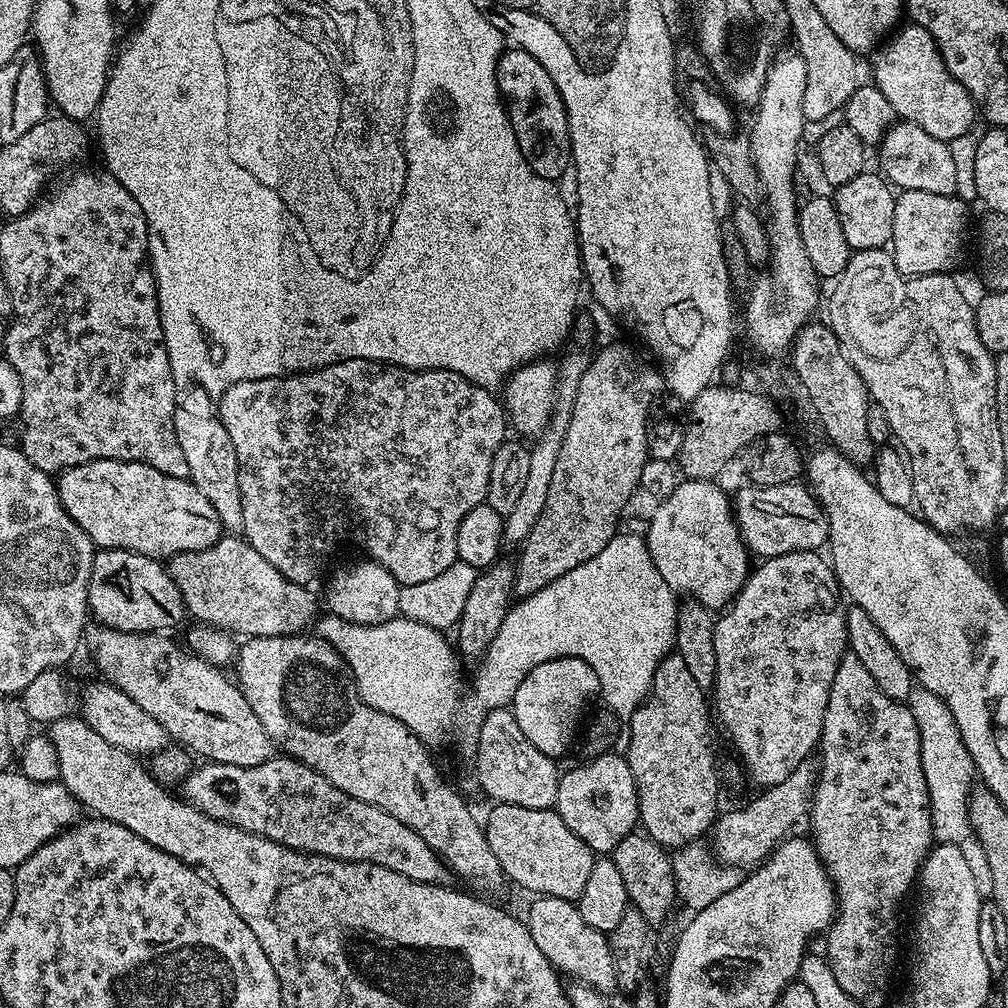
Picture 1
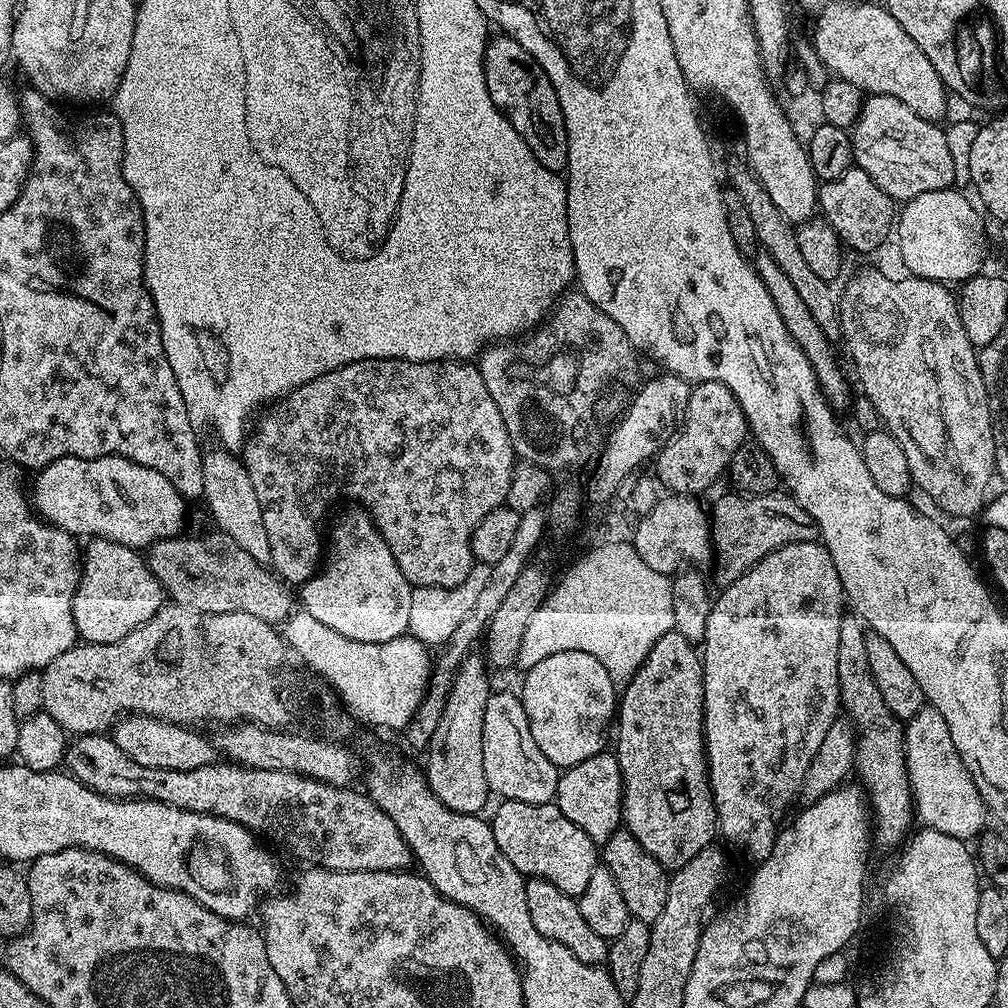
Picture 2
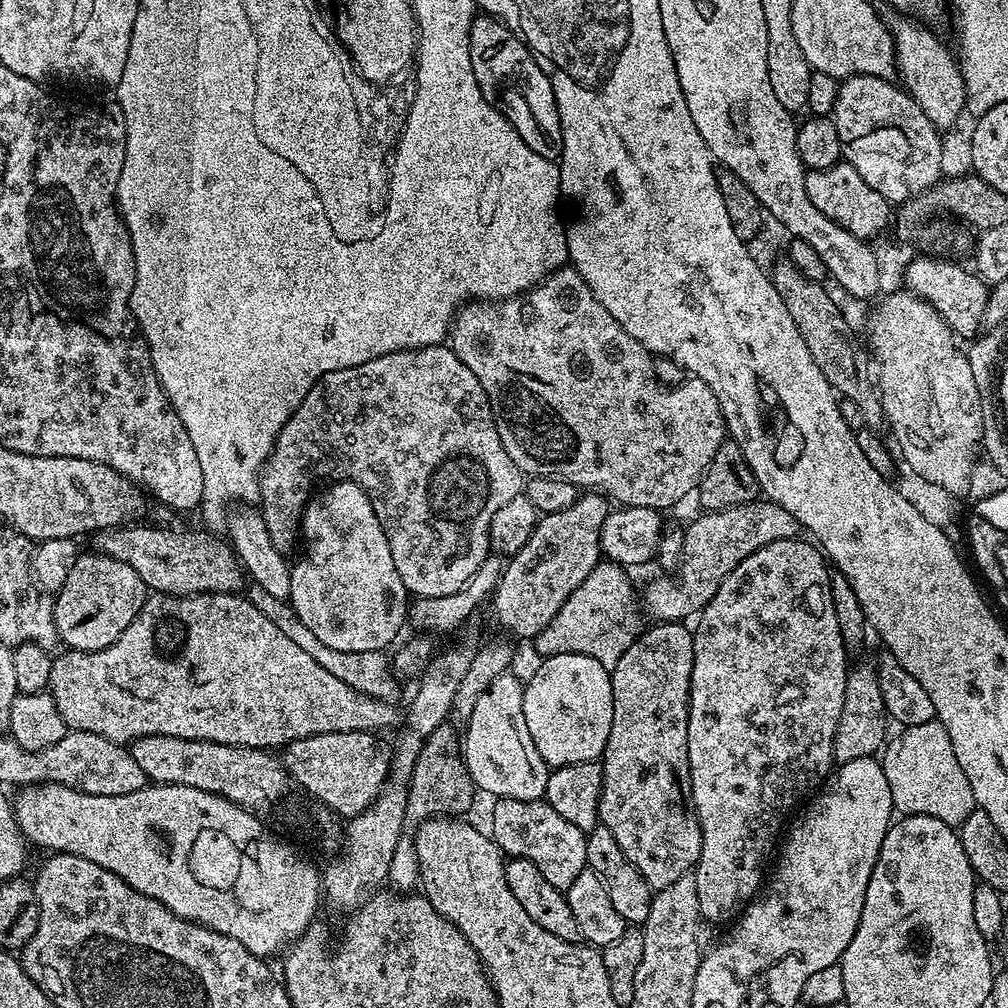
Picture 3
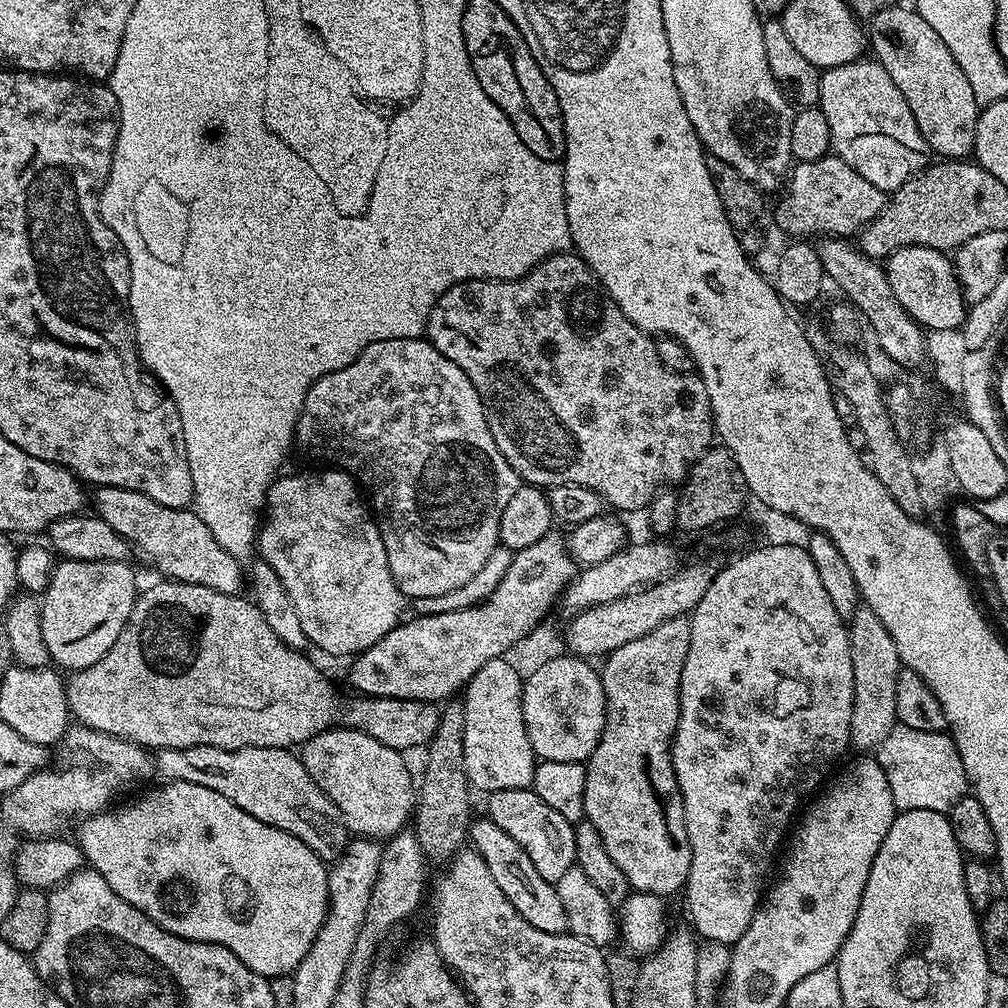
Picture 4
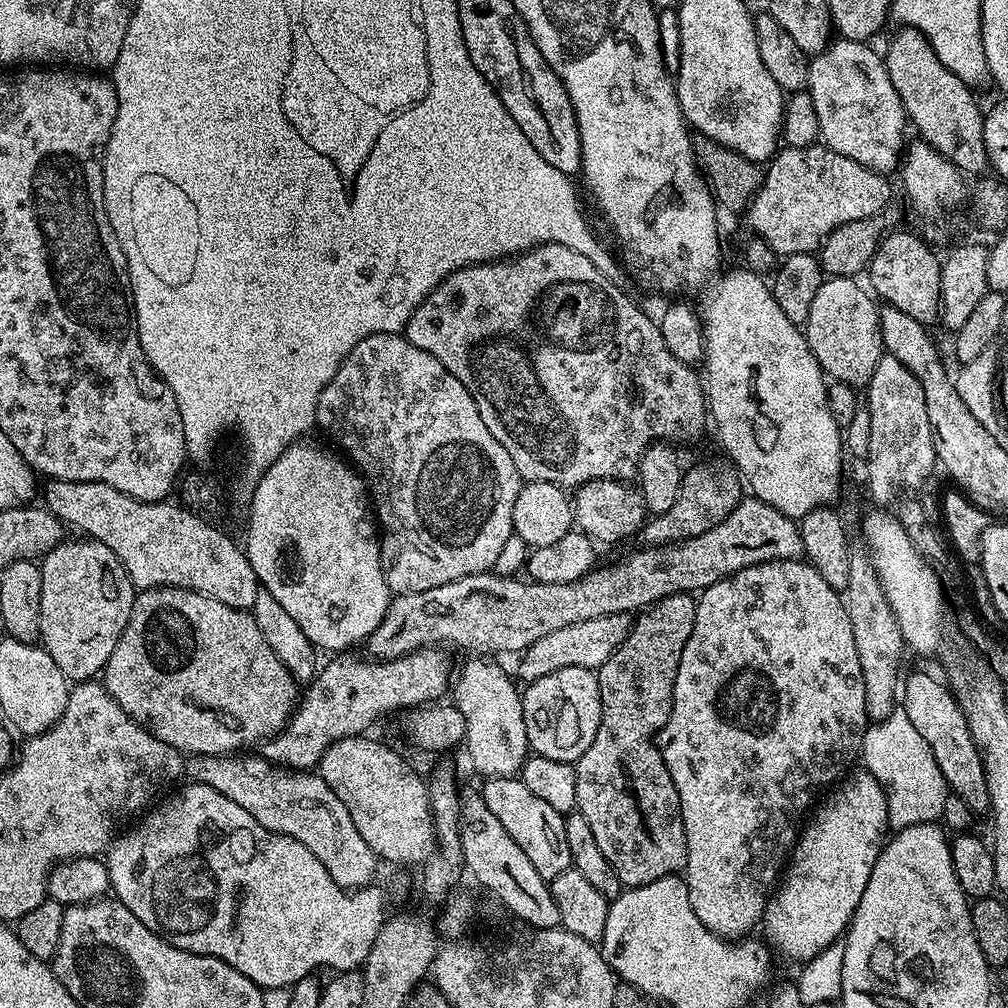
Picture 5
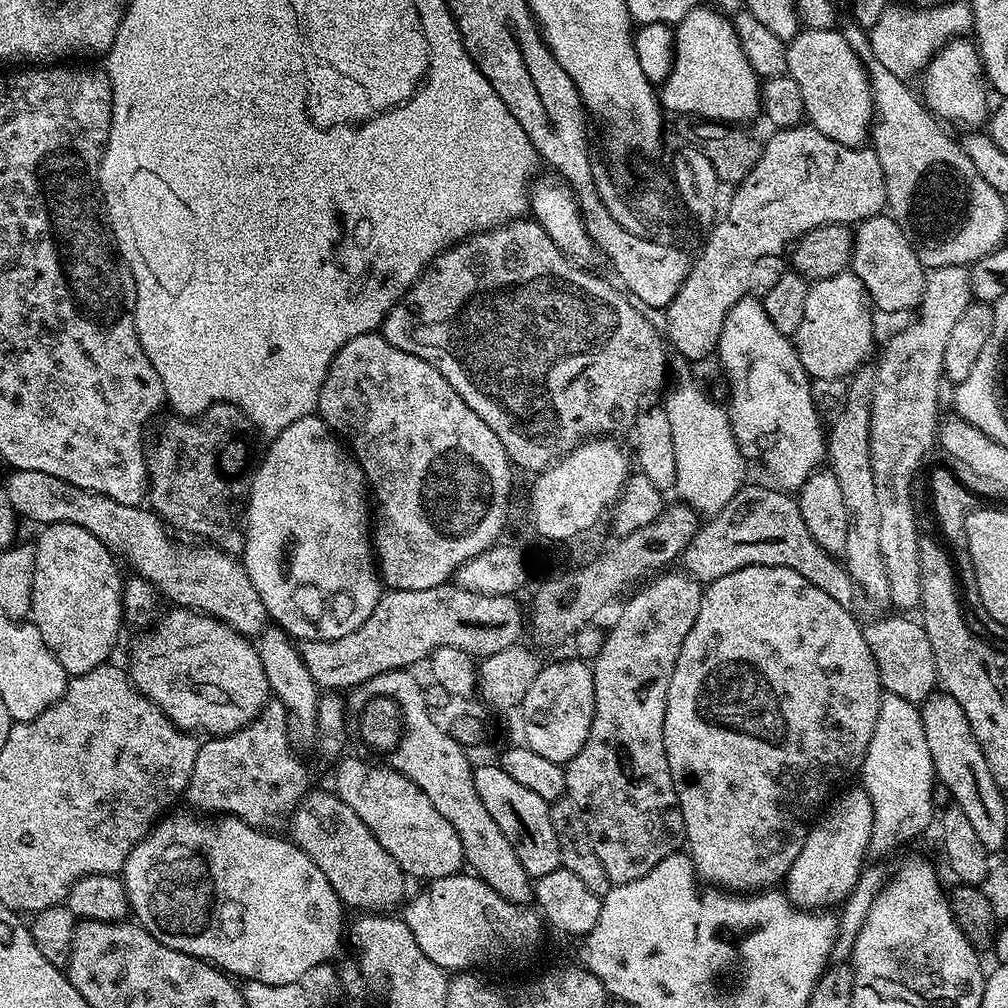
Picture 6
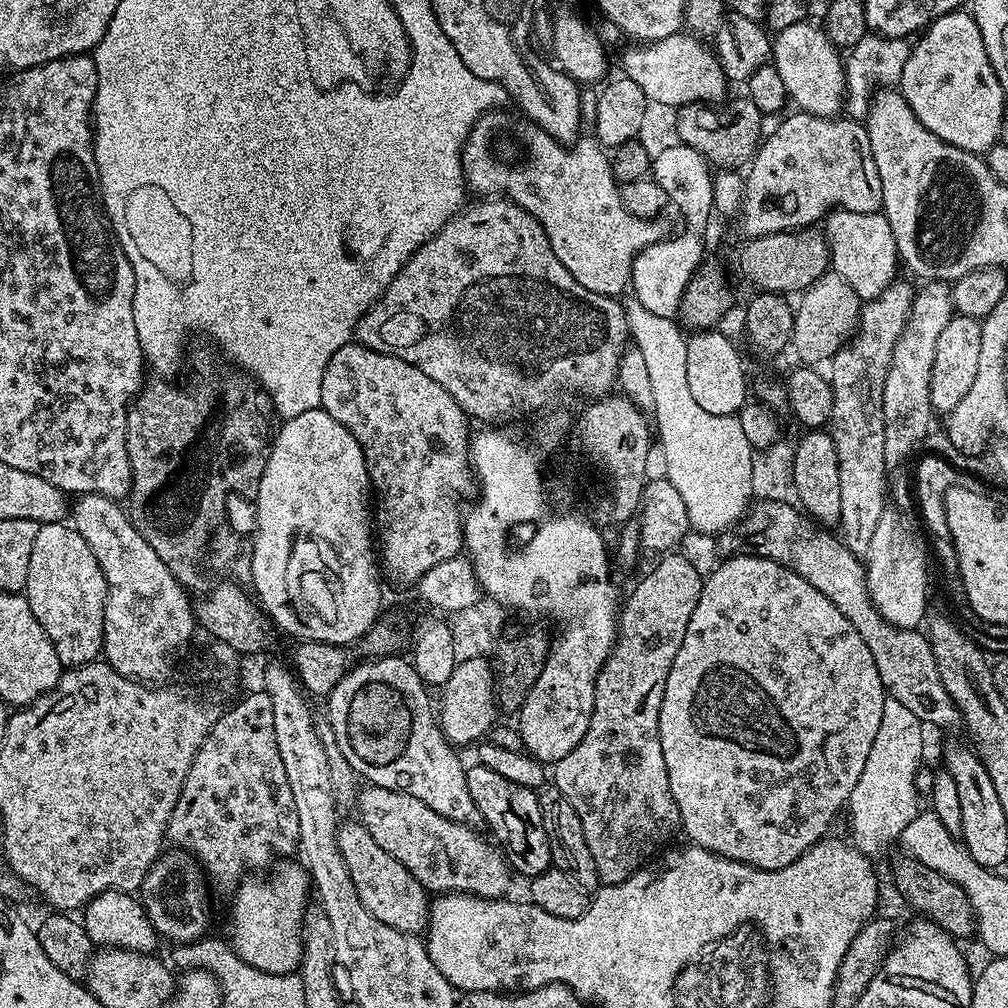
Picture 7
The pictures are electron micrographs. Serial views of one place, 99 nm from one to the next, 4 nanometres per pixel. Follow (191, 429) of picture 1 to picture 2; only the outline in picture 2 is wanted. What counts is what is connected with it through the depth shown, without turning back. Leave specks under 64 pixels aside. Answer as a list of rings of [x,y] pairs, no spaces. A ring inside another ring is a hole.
[[[227,450],[205,451],[203,453],[204,465],[202,466],[202,486],[204,494],[203,503],[208,503],[208,512],[219,531],[224,532],[250,558],[254,558],[260,564],[271,565],[270,542],[266,539],[266,530],[262,526],[262,512],[258,506],[258,494],[254,494],[254,482],[250,482],[248,472],[244,469],[244,461],[239,455]]]

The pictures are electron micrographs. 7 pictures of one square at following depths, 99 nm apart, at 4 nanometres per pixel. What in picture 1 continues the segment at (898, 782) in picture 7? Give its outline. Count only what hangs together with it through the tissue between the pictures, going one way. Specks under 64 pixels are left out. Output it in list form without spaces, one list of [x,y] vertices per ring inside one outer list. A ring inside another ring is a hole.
[[[913,687],[906,703],[914,714],[914,722],[918,722],[922,774],[926,778],[926,790],[930,798],[932,839],[936,844],[967,845],[968,836],[970,840],[973,835],[968,797],[974,791],[974,765],[972,755],[962,742],[958,722],[954,722],[954,714],[950,714],[947,702],[925,688]]]

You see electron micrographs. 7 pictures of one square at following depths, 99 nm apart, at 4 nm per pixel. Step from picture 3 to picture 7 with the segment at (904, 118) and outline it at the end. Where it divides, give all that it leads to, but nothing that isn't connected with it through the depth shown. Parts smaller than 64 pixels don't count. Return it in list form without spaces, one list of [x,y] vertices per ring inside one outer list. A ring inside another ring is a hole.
[[[801,22],[786,26],[775,33],[772,42],[771,63],[776,65],[782,82],[786,82],[786,90],[791,103],[799,111],[809,112],[815,116],[835,117],[836,112],[845,107],[844,60],[841,49],[830,42],[823,27],[816,28],[809,22]]]

